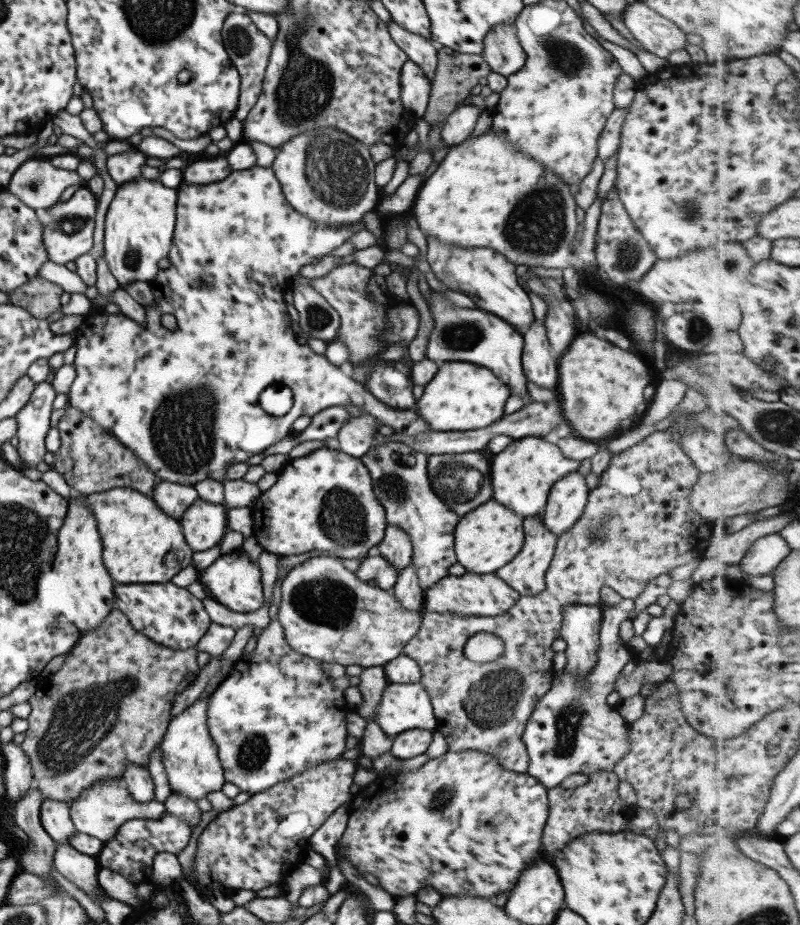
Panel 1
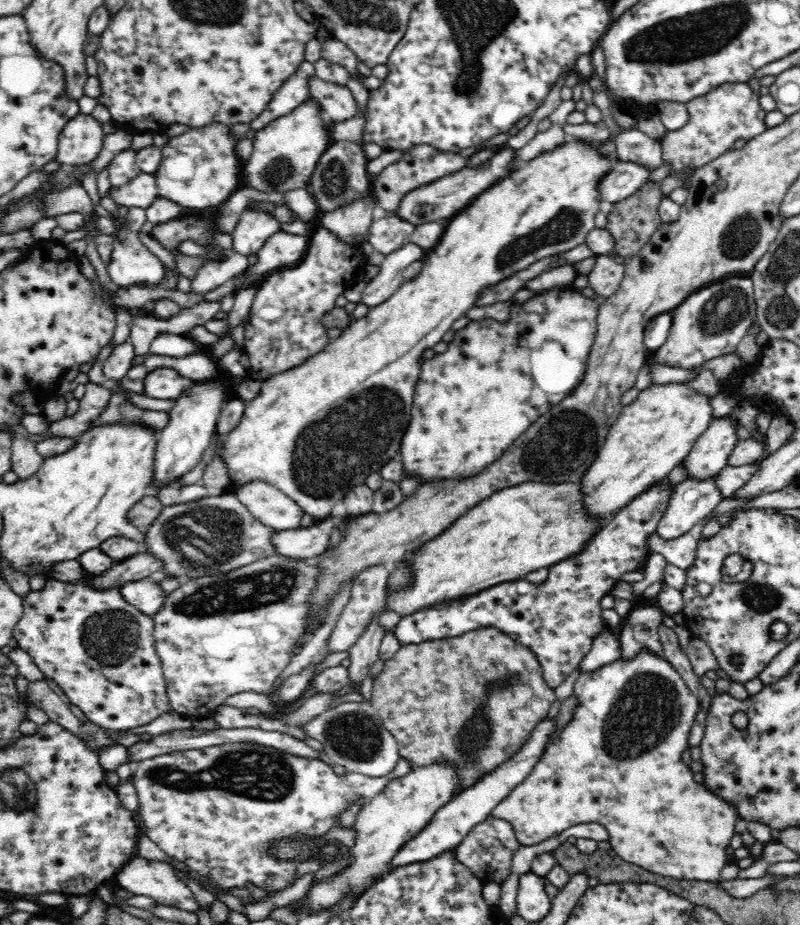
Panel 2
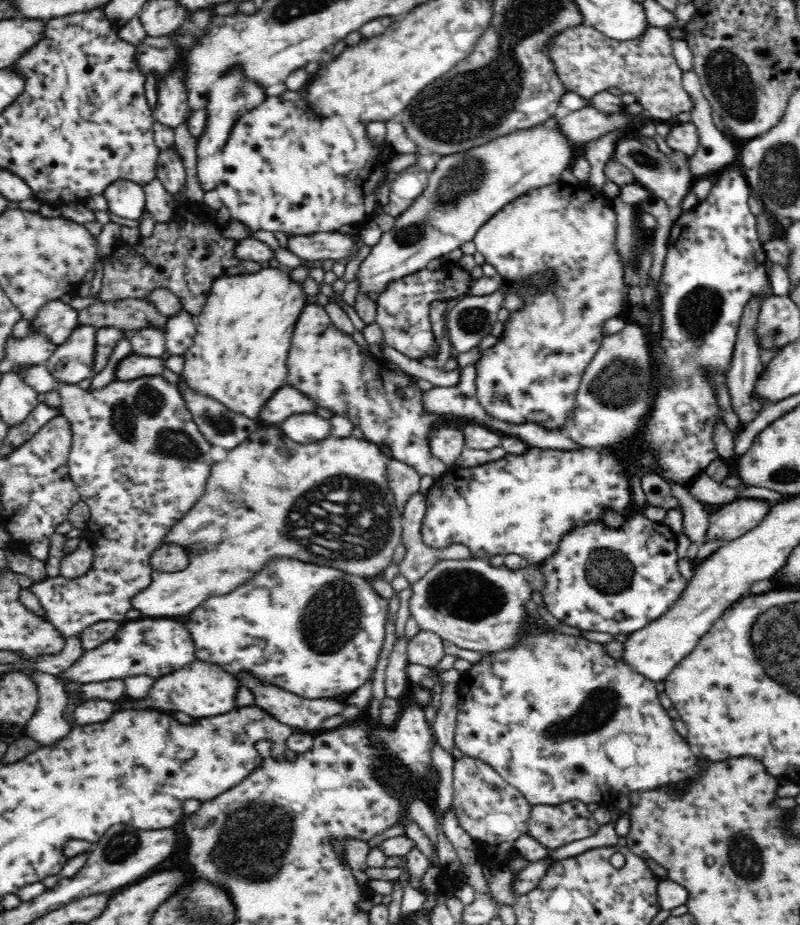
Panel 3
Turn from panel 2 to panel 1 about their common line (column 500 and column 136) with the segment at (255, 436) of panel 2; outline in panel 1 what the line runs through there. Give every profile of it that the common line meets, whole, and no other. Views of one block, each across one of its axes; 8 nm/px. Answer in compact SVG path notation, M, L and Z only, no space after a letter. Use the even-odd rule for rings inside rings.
M139 180L121 184L116 187L115 195L105 212L103 224L103 252L109 272L115 277L119 286L131 281L152 282L157 274L157 262L167 256L171 247L172 233L174 230L174 210L176 206L176 192L167 188L158 180Z

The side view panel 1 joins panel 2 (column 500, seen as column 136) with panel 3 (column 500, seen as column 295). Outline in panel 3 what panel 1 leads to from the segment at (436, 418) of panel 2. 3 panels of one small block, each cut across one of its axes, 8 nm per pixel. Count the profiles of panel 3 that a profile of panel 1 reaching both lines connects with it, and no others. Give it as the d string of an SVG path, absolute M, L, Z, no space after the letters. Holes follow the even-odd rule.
M562 180L552 187L539 188L539 190L531 191L529 194L522 196L519 200L508 204L504 210L492 216L492 220L488 220L485 226L476 234L475 246L478 252L481 252L486 259L486 262L498 269L498 275L501 278L508 280L522 280L529 277L531 274L539 273L550 269L556 273L556 278L552 282L552 292L540 292L540 294L528 294L524 296L526 308L515 314L510 314L510 324L504 326L504 331L499 336L500 342L484 350L484 354L480 356L480 360L475 364L476 375L476 396L480 405L486 408L490 415L498 419L502 419L510 423L525 423L534 421L544 427L559 428L566 419L569 418L569 412L572 410L575 394L579 387L581 376L584 374L588 363L595 355L597 348L600 348L600 343L604 336L602 335L602 324L608 318L614 316L624 316L626 301L624 301L624 266L620 261L620 255L616 253L616 214L612 207L612 200L608 198L602 191L592 191L587 185L568 186Z

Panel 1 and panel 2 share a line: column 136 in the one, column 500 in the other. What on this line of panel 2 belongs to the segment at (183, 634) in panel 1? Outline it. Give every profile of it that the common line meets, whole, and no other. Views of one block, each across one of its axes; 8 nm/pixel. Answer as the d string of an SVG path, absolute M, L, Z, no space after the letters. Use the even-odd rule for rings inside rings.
M668 477L656 482L650 488L640 493L633 501L619 509L611 516L604 526L593 536L585 549L572 559L553 564L542 583L530 583L526 579L500 583L484 589L472 596L458 599L444 600L418 612L405 616L395 627L395 635L402 645L419 644L427 640L434 640L452 636L460 636L479 628L494 627L505 635L512 637L517 644L531 650L541 667L541 674L547 686L553 690L561 686L569 675L578 670L579 663L588 655L594 644L593 640L607 627L602 619L600 601L616 586L620 576L626 572L641 570L650 553L648 539L656 533L660 519L667 511L669 500L674 494L675 486Z

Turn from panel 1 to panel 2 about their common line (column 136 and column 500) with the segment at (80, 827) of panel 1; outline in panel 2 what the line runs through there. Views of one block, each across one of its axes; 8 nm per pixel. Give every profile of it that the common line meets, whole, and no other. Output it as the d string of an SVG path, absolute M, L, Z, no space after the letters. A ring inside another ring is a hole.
M642 652L632 659L616 660L611 664L606 664L592 672L586 672L578 676L574 686L574 696L578 700L575 712L569 724L561 730L561 733L553 739L552 744L547 746L541 759L535 764L529 776L512 790L511 794L498 803L492 809L491 815L494 818L507 820L514 827L514 834L517 840L524 846L532 846L546 840L547 838L559 835L571 826L576 824L586 824L596 822L606 828L609 834L611 848L616 854L626 862L642 867L645 871L650 871L660 876L667 876L687 881L706 881L714 882L718 880L720 870L729 864L726 848L730 844L730 838L735 834L736 822L738 822L739 812L737 806L724 800L720 795L706 789L704 784L699 784L694 780L695 774L691 768L682 760L682 754L690 750L688 740L690 731L699 714L699 700L696 695L688 689L682 676L674 669L670 662Z

